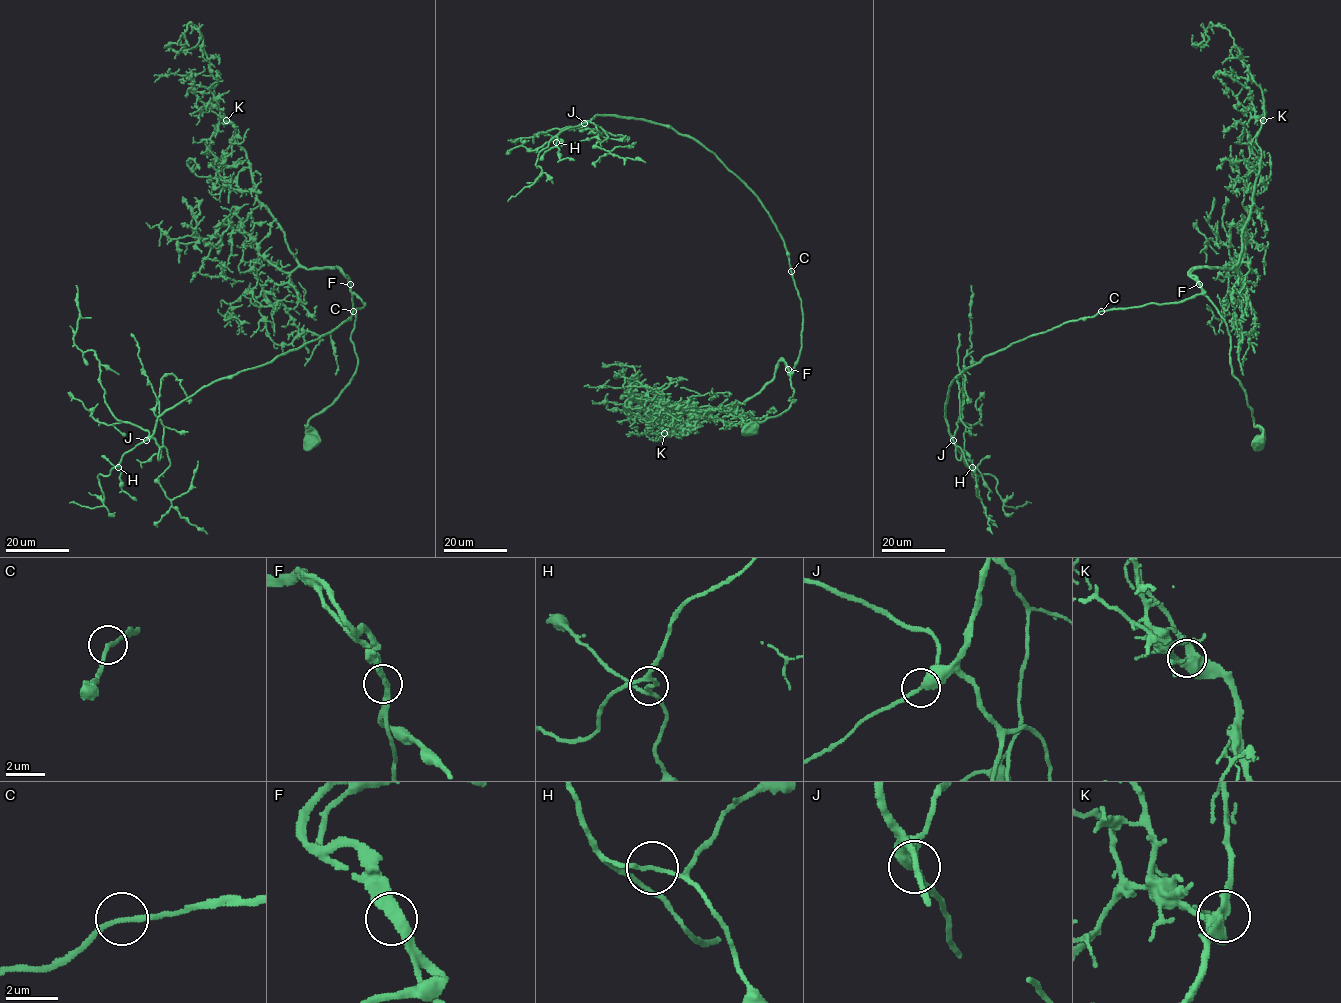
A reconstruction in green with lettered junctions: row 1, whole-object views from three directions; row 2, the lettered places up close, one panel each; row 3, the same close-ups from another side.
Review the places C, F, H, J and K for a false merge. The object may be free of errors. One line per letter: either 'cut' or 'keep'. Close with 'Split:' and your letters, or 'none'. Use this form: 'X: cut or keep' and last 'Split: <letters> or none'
C: keep
F: keep
H: keep
J: keep
K: keep
Split: none

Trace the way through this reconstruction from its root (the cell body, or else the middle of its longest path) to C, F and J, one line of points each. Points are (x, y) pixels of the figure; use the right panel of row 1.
C: (1258, 442), (1262, 431), (1254, 425), (1245, 390), (1232, 374), (1227, 323), (1205, 295), (1101, 311)
F: (1258, 442), (1262, 431), (1254, 425), (1245, 390), (1232, 374), (1227, 323), (1199, 284)
J: (1258, 442), (1262, 431), (1232, 374), (1227, 323), (1203, 294), (1100, 311), (987, 355), (949, 386), (952, 439)

